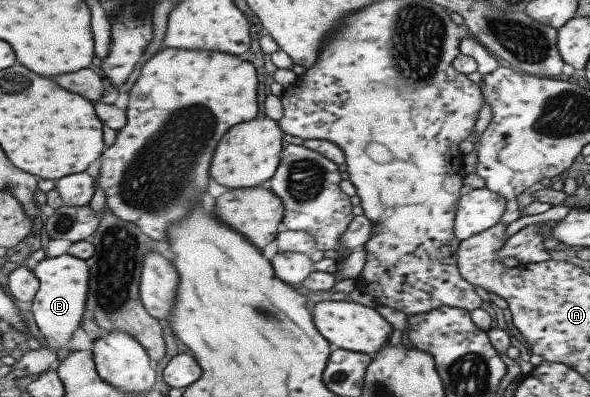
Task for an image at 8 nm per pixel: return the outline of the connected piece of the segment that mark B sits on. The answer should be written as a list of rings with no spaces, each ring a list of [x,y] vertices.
[[[68,253],[59,257],[44,258],[33,268],[34,274],[40,279],[40,288],[32,301],[32,313],[36,325],[46,338],[46,346],[37,350],[26,350],[23,358],[17,359],[17,367],[25,369],[28,375],[42,374],[53,368],[57,369],[57,351],[65,347],[75,331],[81,327],[85,312],[88,312],[88,297],[90,296],[90,281],[92,273],[87,261],[73,257]]]

